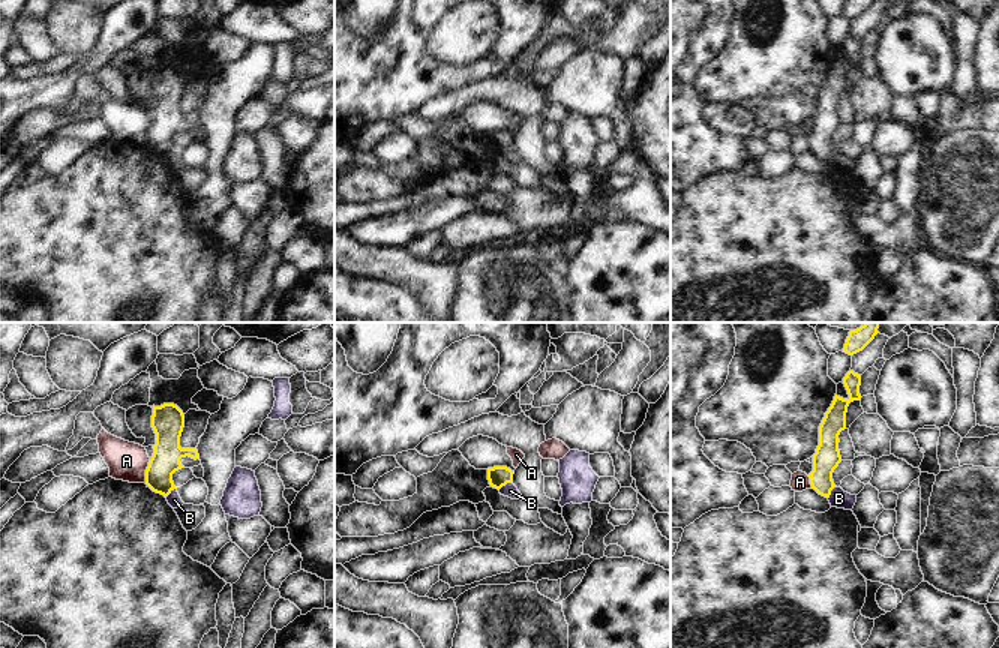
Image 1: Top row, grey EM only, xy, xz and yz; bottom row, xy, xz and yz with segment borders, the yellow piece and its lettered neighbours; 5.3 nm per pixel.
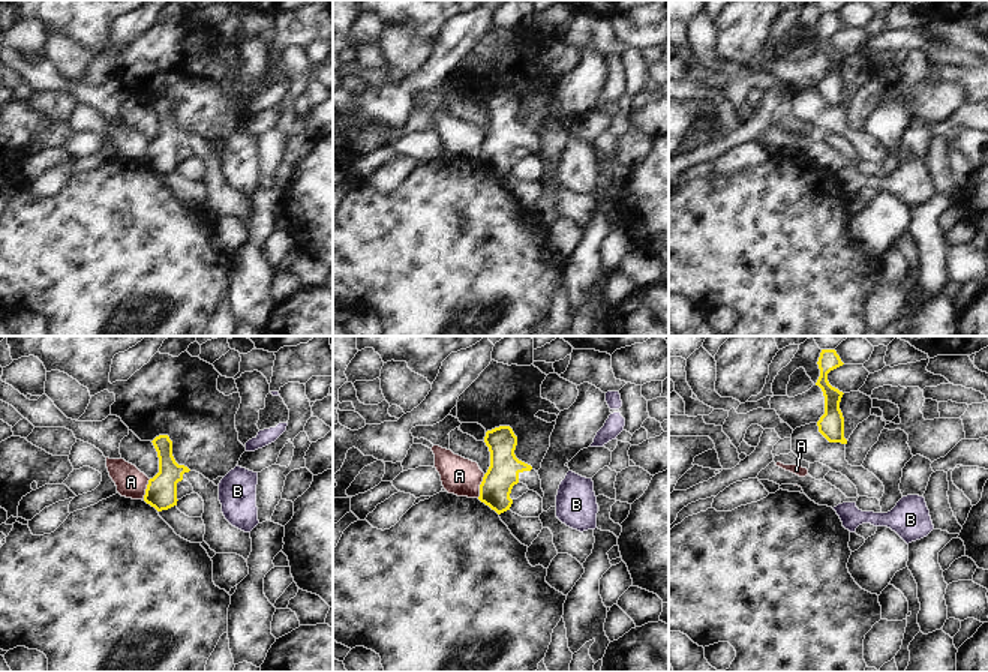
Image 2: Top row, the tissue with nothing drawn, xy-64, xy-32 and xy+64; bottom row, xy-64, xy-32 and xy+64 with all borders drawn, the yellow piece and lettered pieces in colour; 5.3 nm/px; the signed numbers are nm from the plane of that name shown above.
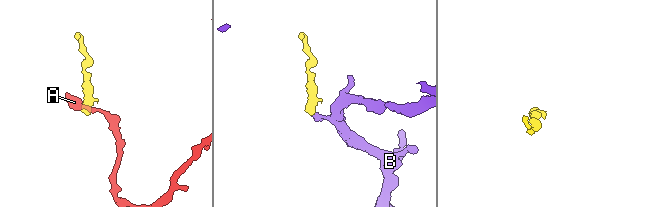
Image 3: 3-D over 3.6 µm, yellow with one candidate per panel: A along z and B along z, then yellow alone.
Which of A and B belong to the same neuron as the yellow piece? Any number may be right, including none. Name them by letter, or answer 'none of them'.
none of them

